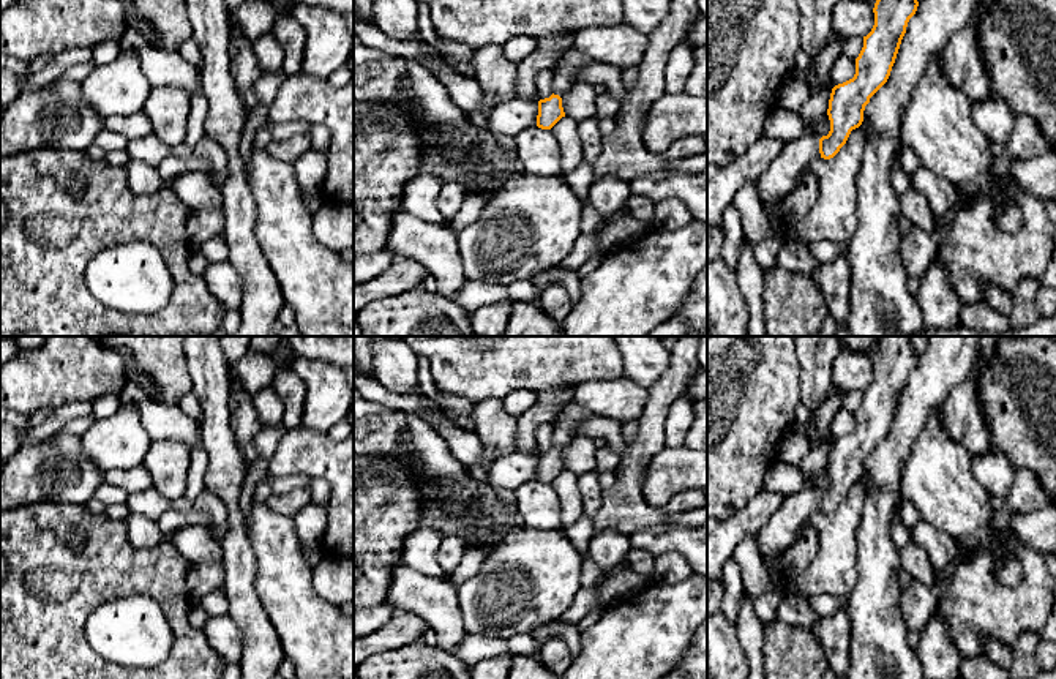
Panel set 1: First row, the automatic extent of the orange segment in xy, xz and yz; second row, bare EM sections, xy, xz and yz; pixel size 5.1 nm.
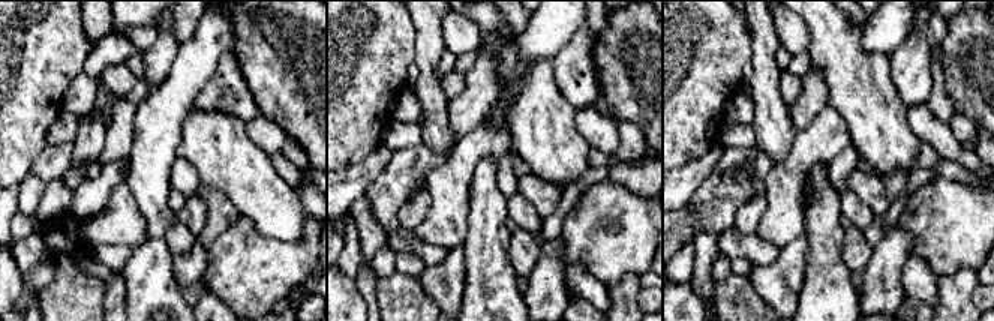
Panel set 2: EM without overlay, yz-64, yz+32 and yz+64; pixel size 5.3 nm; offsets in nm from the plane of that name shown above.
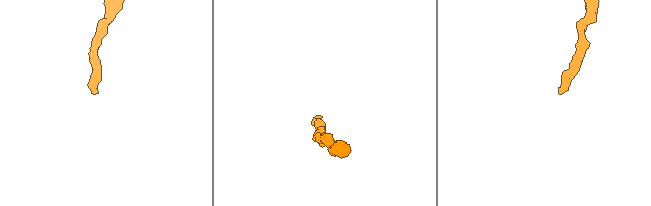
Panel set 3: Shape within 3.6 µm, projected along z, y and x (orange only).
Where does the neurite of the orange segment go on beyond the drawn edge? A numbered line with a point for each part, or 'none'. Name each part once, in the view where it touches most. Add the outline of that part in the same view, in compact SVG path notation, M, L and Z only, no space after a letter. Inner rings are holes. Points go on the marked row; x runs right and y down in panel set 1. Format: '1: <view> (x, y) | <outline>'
1: yz (786, 171) | M802 136L785 142L780 155L756 178L759 202L773 226L783 223L783 199L802 182L818 158L819 139Z

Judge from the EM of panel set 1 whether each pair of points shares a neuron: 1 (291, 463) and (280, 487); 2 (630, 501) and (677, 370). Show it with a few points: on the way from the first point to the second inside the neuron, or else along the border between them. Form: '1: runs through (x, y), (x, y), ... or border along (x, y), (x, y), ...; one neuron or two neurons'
1: border along (269, 472), (273, 476), (308, 476), (311, 479); two neurons
2: runs through (632, 468), (651, 439), (651, 423), (659, 403); one neuron

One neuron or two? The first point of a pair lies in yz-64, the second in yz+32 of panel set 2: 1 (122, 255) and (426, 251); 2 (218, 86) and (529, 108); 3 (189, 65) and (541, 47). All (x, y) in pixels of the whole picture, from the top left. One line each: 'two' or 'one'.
1: one
2: two
3: one

